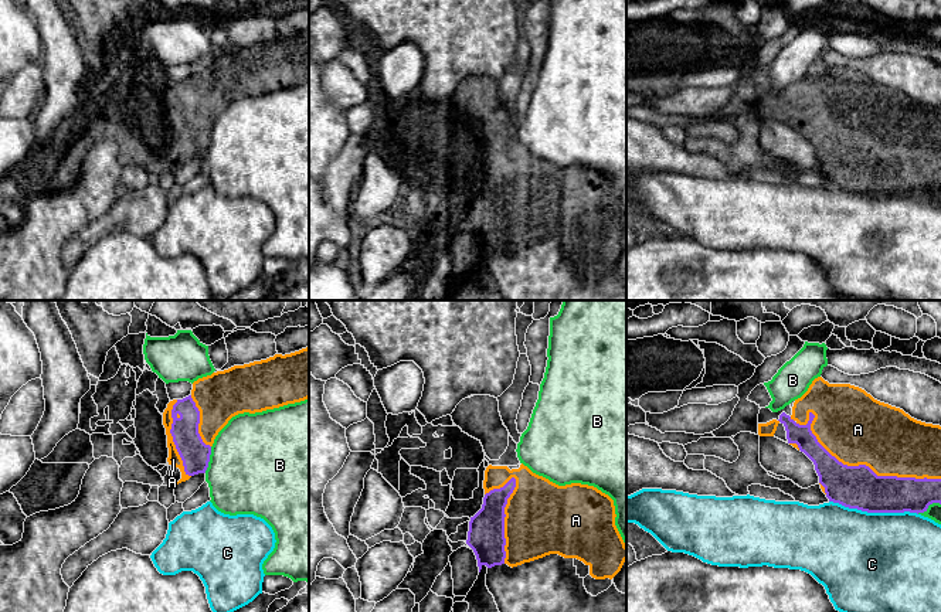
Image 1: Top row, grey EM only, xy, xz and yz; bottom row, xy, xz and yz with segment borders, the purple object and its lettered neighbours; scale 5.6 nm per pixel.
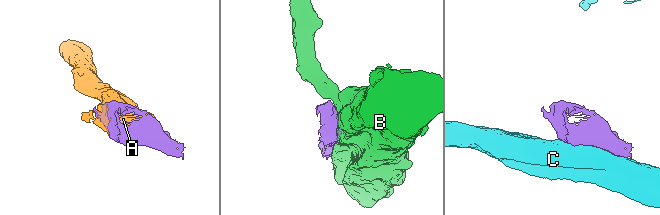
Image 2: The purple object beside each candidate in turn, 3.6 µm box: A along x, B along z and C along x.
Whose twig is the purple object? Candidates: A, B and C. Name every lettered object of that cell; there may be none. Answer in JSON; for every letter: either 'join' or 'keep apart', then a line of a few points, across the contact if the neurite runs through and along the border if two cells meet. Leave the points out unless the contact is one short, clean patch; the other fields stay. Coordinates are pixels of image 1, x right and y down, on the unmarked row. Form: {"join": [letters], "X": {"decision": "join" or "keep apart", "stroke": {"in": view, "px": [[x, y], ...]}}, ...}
{"join": ["A"], "A": {"decision": "join"}, "B": {"decision": "keep apart"}, "C": {"decision": "keep apart"}}

